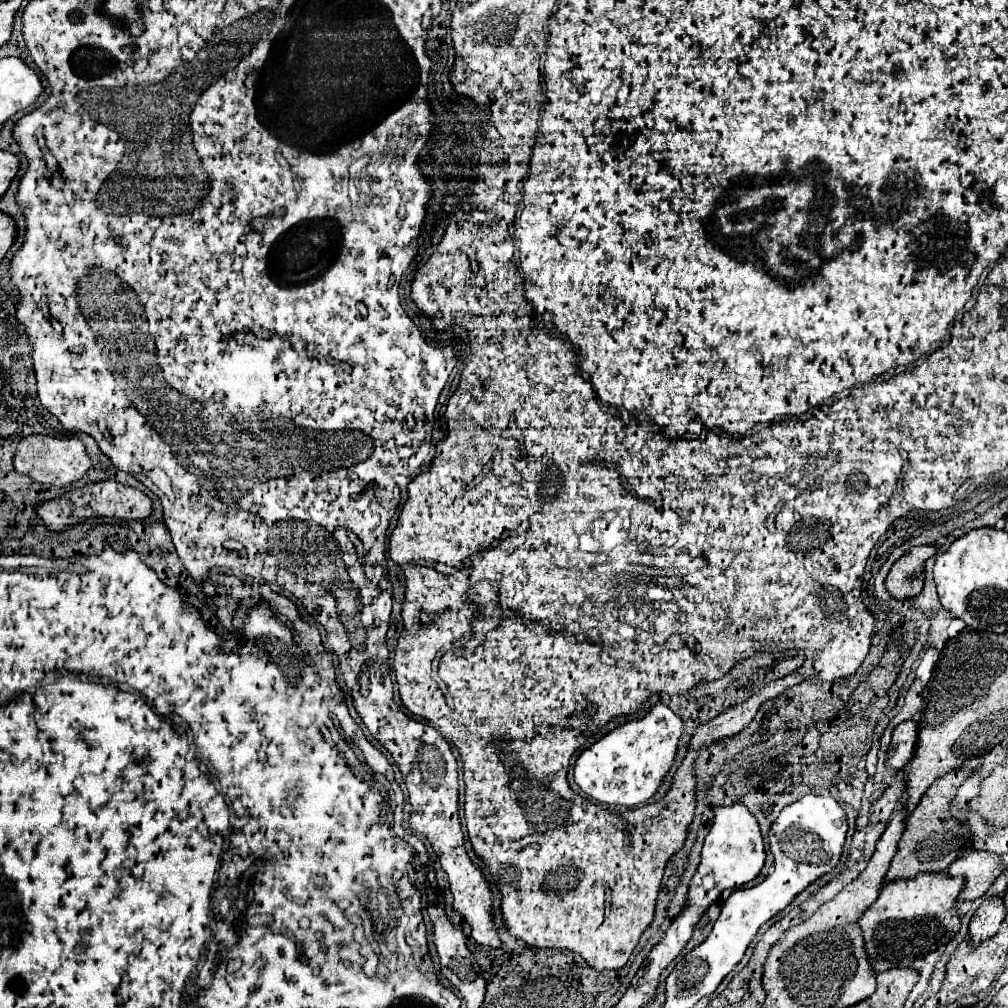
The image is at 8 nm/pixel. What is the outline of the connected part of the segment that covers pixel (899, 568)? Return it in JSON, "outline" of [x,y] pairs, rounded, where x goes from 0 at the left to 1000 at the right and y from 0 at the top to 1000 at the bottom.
{"outline":[[[908,542],[900,546],[882,565],[878,573],[878,583],[884,593],[900,595],[908,593],[916,585],[916,560],[920,554],[928,552],[930,542]]]}

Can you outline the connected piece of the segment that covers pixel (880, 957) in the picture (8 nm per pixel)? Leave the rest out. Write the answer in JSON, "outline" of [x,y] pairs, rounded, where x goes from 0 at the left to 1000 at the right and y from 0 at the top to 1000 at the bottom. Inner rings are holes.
{"outline":[[[912,867],[904,873],[878,875],[872,891],[852,911],[856,923],[858,944],[868,964],[884,960],[900,960],[910,950],[939,937],[951,923],[951,907],[943,903],[949,887],[955,881],[955,871],[941,867]]]}

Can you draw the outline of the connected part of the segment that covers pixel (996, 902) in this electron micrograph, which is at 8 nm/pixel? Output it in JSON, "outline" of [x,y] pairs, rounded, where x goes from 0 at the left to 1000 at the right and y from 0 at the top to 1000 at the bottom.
{"outline":[[[991,889],[977,893],[969,901],[969,905],[965,907],[965,911],[961,915],[959,935],[965,937],[965,938],[971,938],[973,935],[977,935],[985,927],[989,927],[991,917],[997,911],[997,907],[999,907],[999,901],[997,901],[997,897],[995,897],[995,893]]]}

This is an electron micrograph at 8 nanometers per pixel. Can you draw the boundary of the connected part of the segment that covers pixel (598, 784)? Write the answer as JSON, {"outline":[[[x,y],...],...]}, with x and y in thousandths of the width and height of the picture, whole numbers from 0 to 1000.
{"outline":[[[650,698],[642,708],[624,714],[578,744],[570,756],[570,778],[588,794],[610,800],[636,800],[650,788],[660,766],[666,762],[678,716],[660,698]]]}

